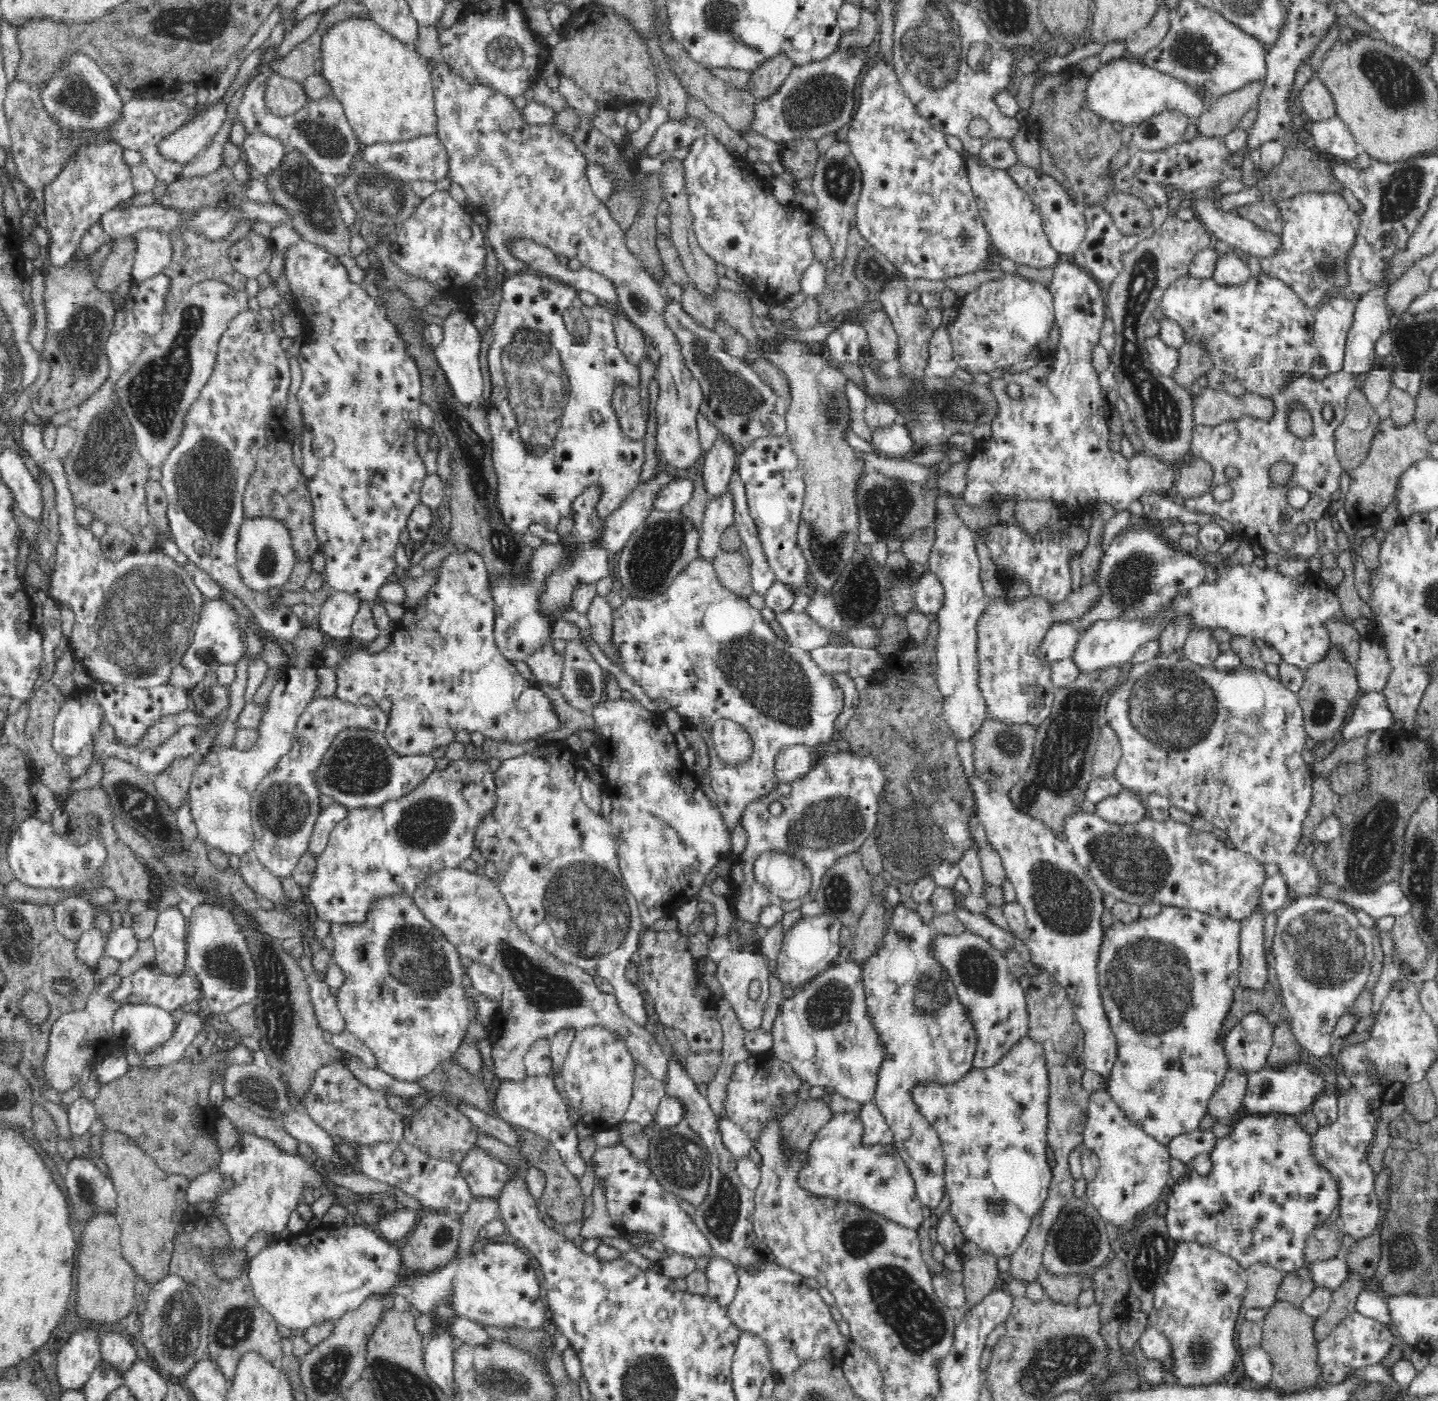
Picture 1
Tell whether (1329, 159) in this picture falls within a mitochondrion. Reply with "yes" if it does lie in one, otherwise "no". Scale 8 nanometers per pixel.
no

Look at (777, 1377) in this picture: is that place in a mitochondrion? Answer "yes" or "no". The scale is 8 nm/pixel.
no

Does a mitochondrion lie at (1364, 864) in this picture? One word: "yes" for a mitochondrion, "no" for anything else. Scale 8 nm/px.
yes

